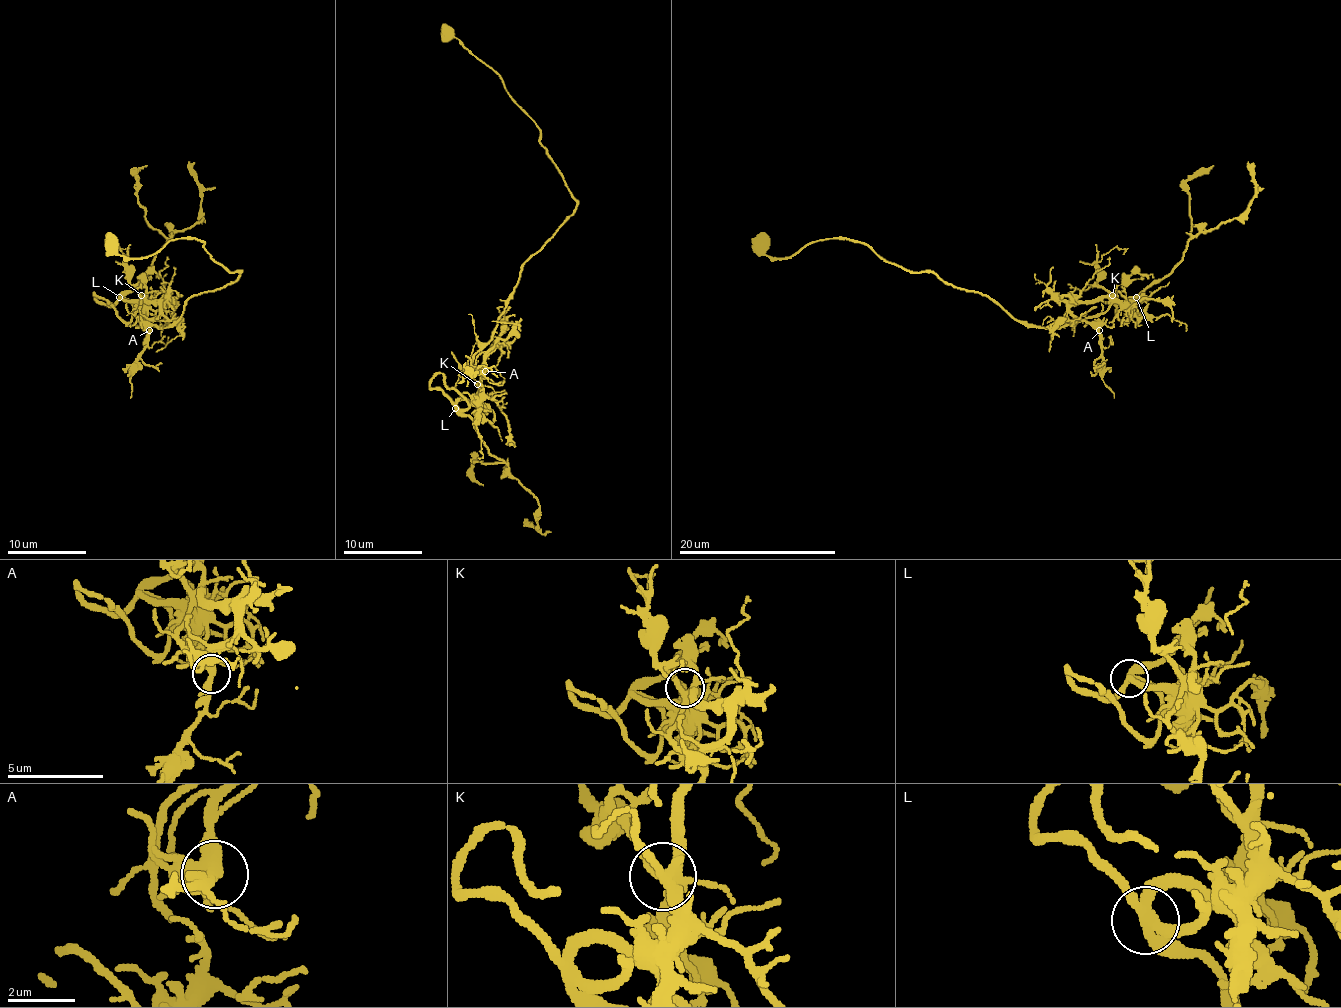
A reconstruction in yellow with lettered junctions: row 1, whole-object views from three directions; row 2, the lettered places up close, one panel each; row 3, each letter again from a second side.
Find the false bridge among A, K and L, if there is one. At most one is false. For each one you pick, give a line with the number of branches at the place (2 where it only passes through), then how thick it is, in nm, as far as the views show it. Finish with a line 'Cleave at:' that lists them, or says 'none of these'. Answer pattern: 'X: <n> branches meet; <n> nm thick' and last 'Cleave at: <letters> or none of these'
Cleave at: none of these

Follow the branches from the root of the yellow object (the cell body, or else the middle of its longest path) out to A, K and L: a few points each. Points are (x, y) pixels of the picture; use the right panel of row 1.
A: (1020, 320), (1036, 326), (1063, 326), (1087, 320), (1099, 330)
K: (1020, 320), (1036, 326), (1077, 324), (1085, 318), (1099, 316), (1108, 307), (1112, 295)
L: (1020, 320), (1036, 326), (1077, 324), (1085, 318), (1099, 316), (1112, 303), (1134, 305), (1136, 297)

